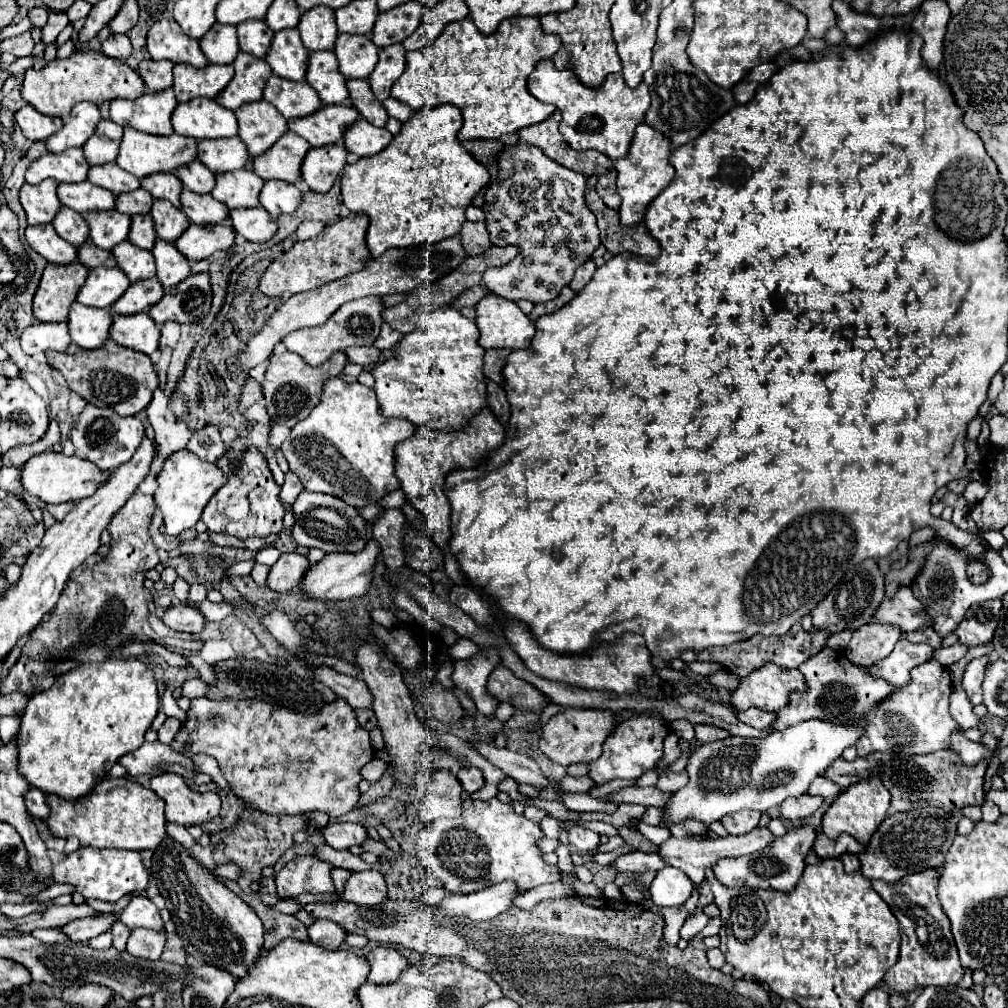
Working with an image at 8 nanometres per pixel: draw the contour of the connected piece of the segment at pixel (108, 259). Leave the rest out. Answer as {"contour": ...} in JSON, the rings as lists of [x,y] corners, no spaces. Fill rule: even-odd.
{"contour":[[[91,241],[83,243],[83,245],[77,249],[77,259],[79,259],[79,263],[83,263],[83,265],[89,267],[89,269],[99,267],[99,265],[103,265],[103,267],[115,267],[115,265],[117,265],[113,253],[107,253],[107,251],[103,251],[103,249],[91,245]]]}

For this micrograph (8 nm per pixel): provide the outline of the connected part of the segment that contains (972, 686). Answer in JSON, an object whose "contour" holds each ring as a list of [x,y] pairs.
{"contour":[[[981,657],[981,659],[973,659],[963,675],[963,689],[967,693],[967,699],[973,705],[981,703],[981,681],[983,681],[983,671],[985,671],[985,663],[989,661],[989,657]]]}

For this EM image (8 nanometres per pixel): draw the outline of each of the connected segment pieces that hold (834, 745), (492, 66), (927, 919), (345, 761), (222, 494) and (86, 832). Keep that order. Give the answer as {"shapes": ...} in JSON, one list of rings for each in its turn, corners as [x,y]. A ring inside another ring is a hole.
{"shapes":[[[[869,715],[843,723],[811,719],[783,731],[773,729],[765,737],[731,735],[723,741],[699,745],[687,763],[689,785],[673,793],[667,801],[661,825],[671,827],[687,819],[697,819],[709,827],[723,815],[741,809],[765,813],[767,809],[781,805],[787,797],[801,797],[807,793],[811,781],[841,757],[843,749],[857,743],[865,733],[867,723]]],[[[465,17],[463,21],[449,23],[431,45],[425,45],[419,51],[407,51],[405,73],[391,87],[391,97],[401,103],[407,103],[413,111],[423,107],[443,105],[443,103],[451,103],[459,107],[463,113],[463,127],[459,129],[459,135],[457,135],[459,141],[499,139],[501,135],[511,135],[523,127],[541,123],[555,111],[555,105],[541,103],[527,91],[527,77],[535,69],[537,61],[553,57],[561,45],[563,43],[557,35],[543,33],[539,25],[539,17],[505,19],[491,35],[481,35],[473,25],[473,21]]],[[[941,867],[923,869],[919,873],[903,877],[903,881],[897,883],[873,881],[873,889],[883,897],[883,901],[889,905],[891,913],[899,921],[899,933],[901,933],[899,961],[885,973],[885,983],[895,993],[907,995],[929,985],[951,985],[951,983],[955,985],[963,977],[963,967],[959,963],[957,947],[951,933],[951,923],[947,921],[947,915],[943,913],[937,897],[939,873]]],[[[197,697],[191,699],[187,719],[181,725],[171,747],[185,757],[193,757],[197,753],[215,757],[223,777],[229,781],[233,793],[241,801],[245,801],[247,809],[269,815],[299,815],[309,811],[323,811],[329,817],[339,817],[351,811],[359,803],[361,795],[357,787],[363,779],[361,767],[367,765],[375,755],[371,753],[369,731],[357,723],[355,711],[343,699],[325,703],[315,715],[307,715],[255,699],[211,701],[207,697]]],[[[253,445],[245,451],[229,447],[227,453],[215,461],[215,465],[223,469],[227,481],[223,483],[223,489],[219,489],[219,493],[215,493],[215,497],[211,497],[211,501],[205,505],[201,521],[207,525],[207,529],[239,537],[241,541],[247,537],[279,533],[283,529],[285,507],[279,499],[281,487],[275,483],[265,457]]],[[[125,777],[103,779],[89,795],[81,799],[63,799],[59,795],[47,795],[51,813],[43,819],[55,837],[77,837],[83,847],[97,849],[155,849],[165,837],[163,801],[153,789],[147,789]]]]}

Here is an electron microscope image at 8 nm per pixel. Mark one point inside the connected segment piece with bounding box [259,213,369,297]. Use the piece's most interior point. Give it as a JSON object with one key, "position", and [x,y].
{"position":[339,249]}

